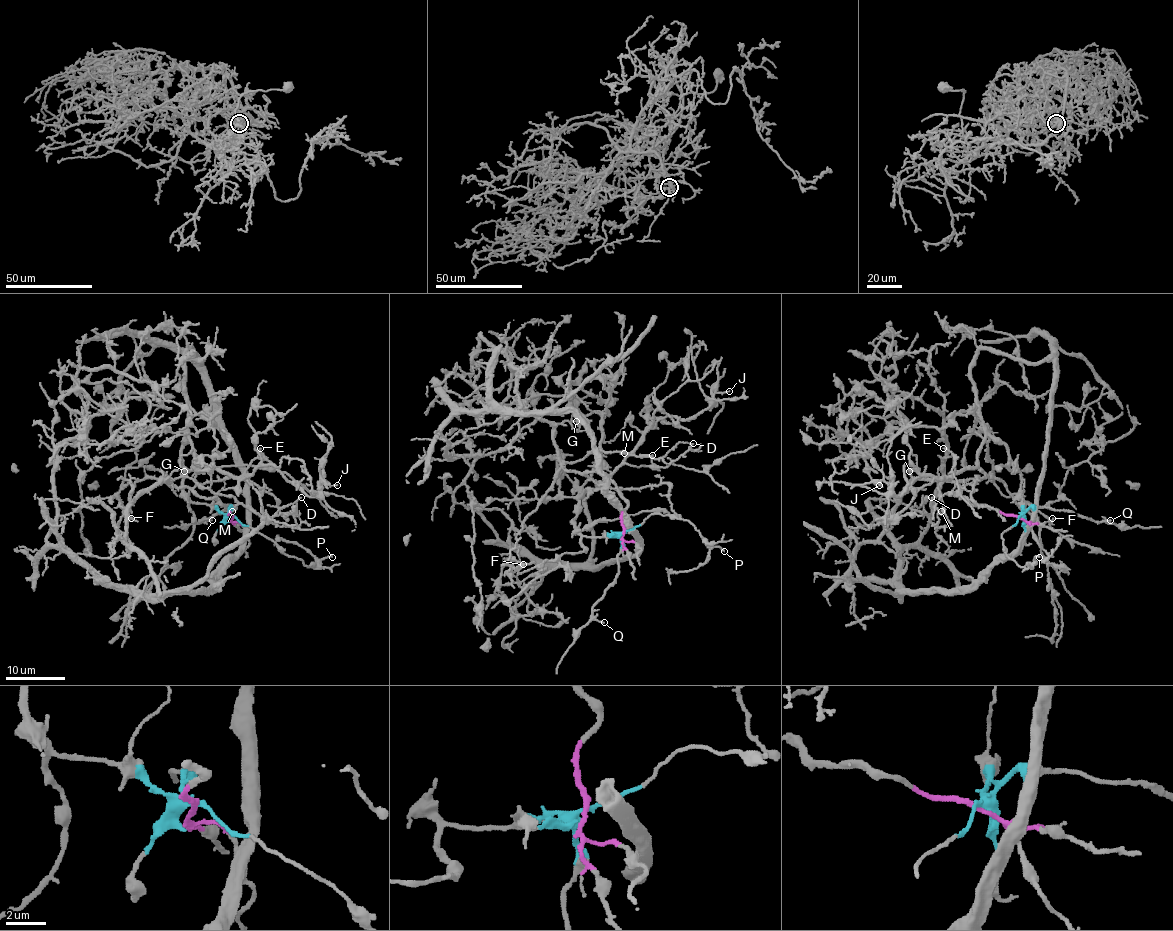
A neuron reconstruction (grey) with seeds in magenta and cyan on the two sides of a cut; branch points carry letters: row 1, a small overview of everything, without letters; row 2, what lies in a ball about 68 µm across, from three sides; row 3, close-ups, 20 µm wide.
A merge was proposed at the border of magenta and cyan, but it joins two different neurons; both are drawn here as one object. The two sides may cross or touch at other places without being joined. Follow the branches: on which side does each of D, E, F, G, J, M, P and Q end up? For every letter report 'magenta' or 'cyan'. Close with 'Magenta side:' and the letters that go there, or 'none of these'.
D: magenta
E: cyan
F: magenta
G: magenta
J: cyan
M: magenta
P: cyan
Q: cyan
Magenta side: D, F, G, M

